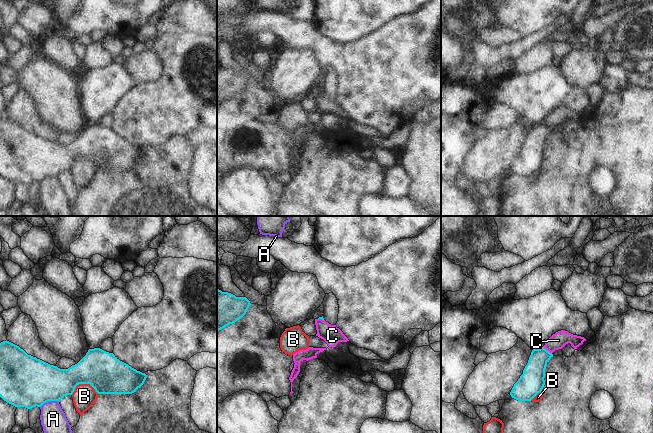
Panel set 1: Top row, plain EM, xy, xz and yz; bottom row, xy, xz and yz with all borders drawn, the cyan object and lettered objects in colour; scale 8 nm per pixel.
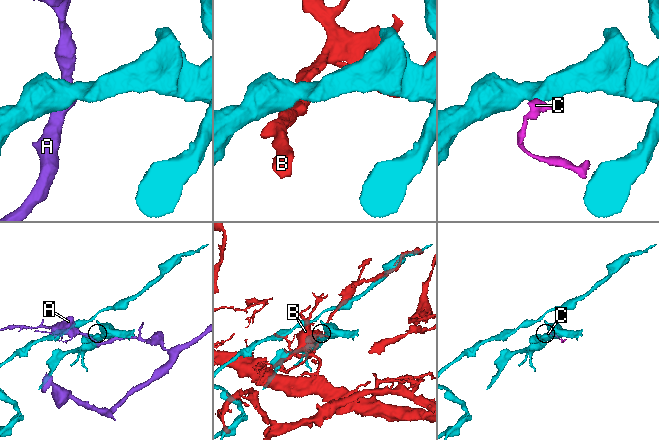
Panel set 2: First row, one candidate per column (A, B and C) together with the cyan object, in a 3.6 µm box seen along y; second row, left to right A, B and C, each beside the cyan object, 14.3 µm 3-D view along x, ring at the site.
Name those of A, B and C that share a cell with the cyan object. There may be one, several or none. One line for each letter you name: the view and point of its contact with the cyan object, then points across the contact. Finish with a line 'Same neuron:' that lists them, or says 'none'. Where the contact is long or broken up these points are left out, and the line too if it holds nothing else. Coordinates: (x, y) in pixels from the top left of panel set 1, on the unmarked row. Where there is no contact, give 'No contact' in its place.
Same neuron: none.

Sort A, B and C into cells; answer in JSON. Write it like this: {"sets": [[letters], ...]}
{"sets": [["A"], ["B"], ["C"]]}

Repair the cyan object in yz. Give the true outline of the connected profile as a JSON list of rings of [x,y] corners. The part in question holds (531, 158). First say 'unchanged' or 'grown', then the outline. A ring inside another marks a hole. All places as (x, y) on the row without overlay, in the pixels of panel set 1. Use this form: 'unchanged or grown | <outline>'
unchanged | [[[544,123],[533,125],[523,150],[514,160],[510,171],[518,177],[531,177],[545,161],[545,145],[553,130]]]

